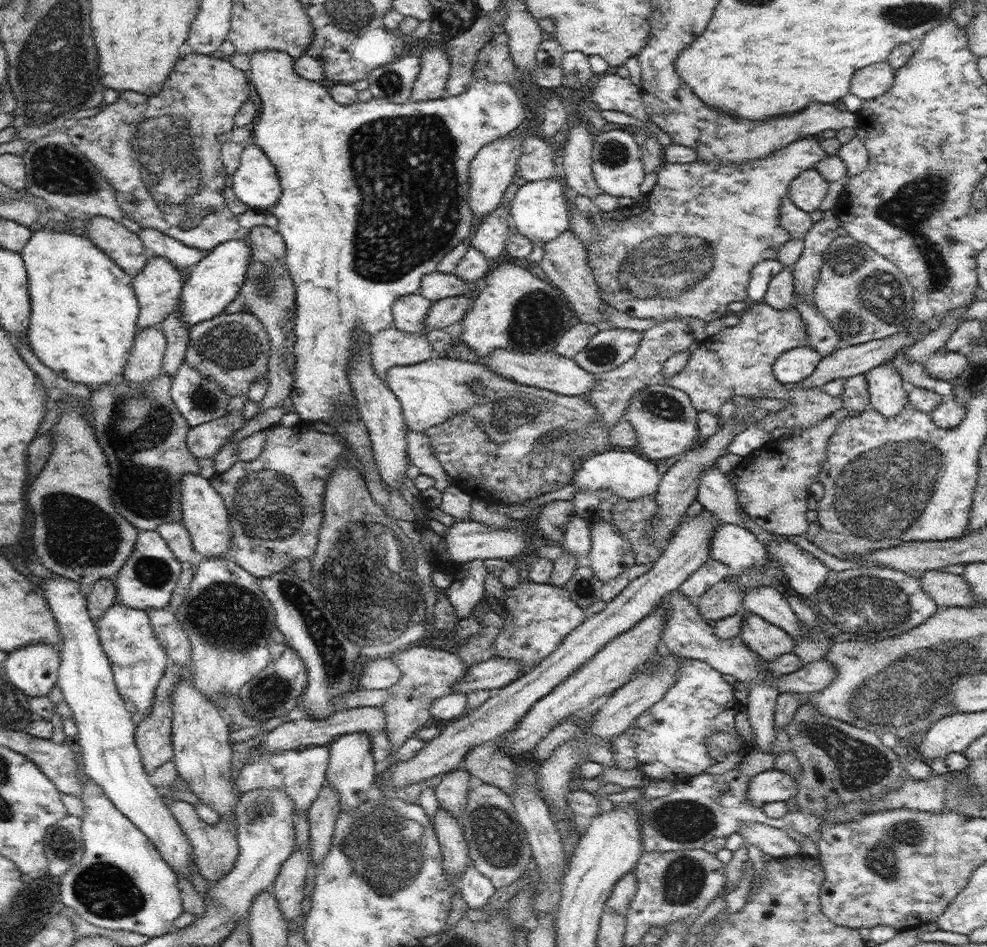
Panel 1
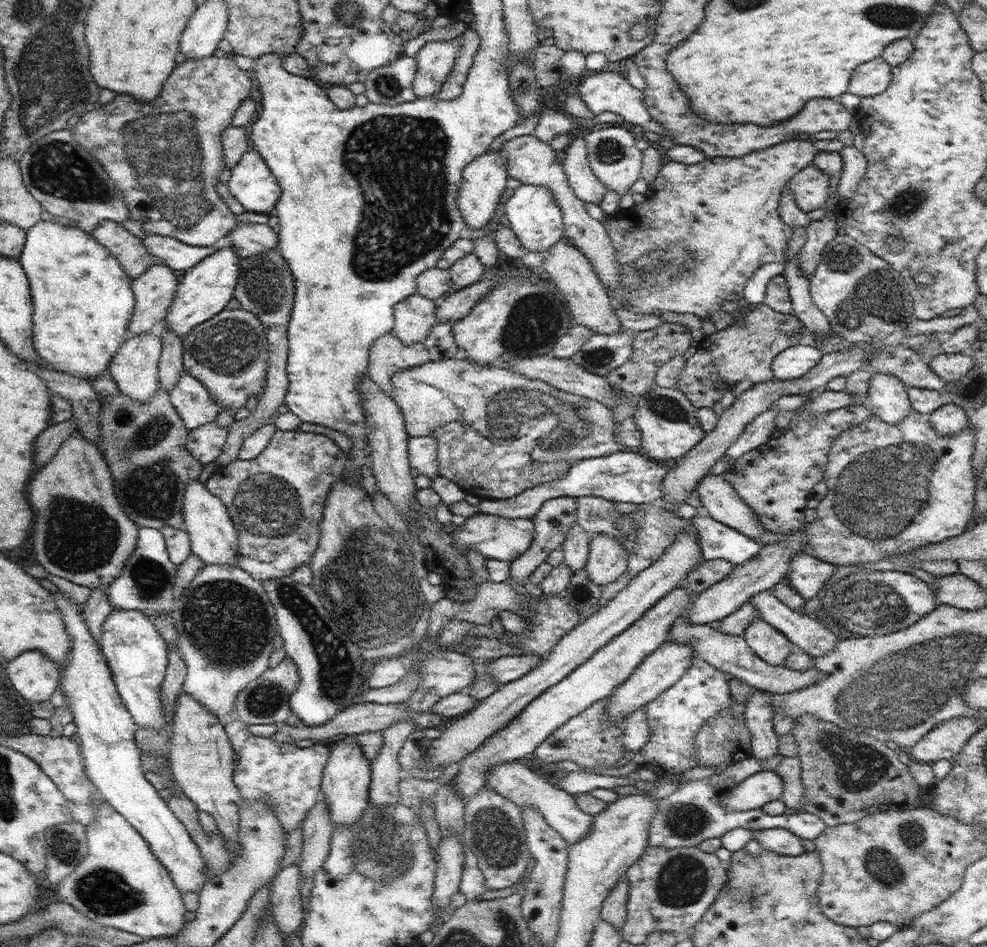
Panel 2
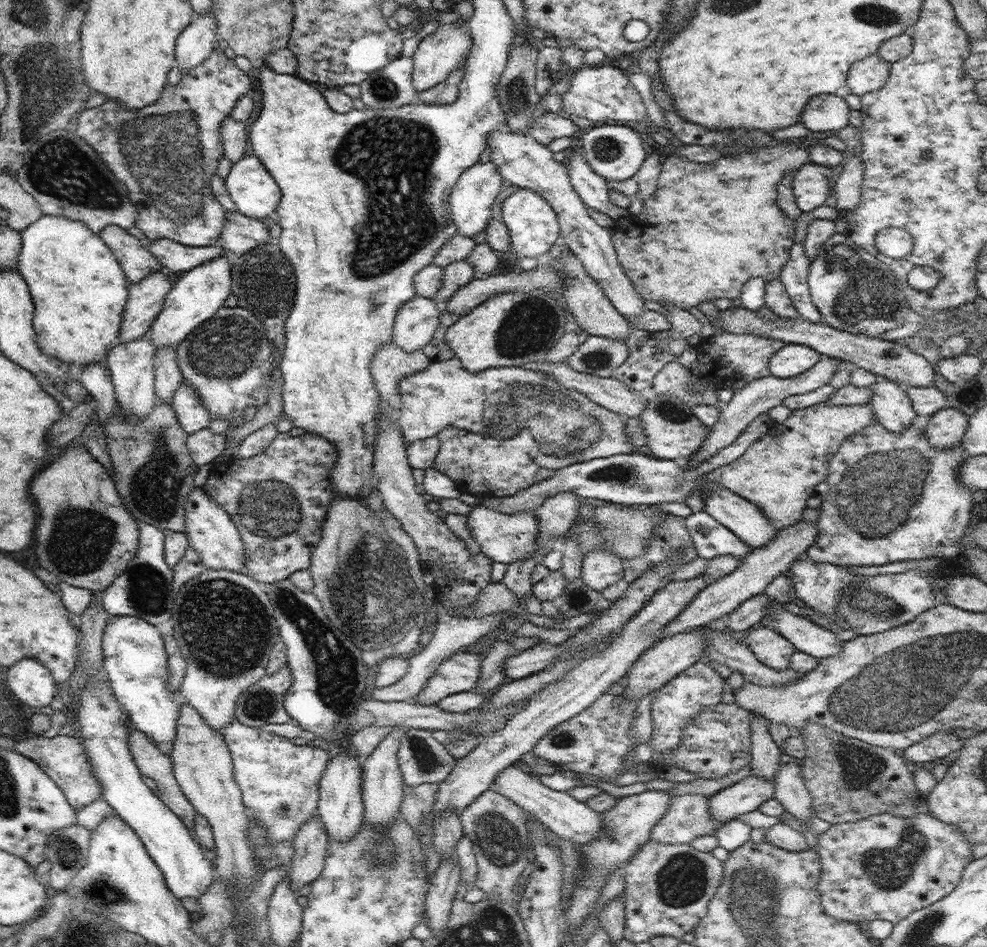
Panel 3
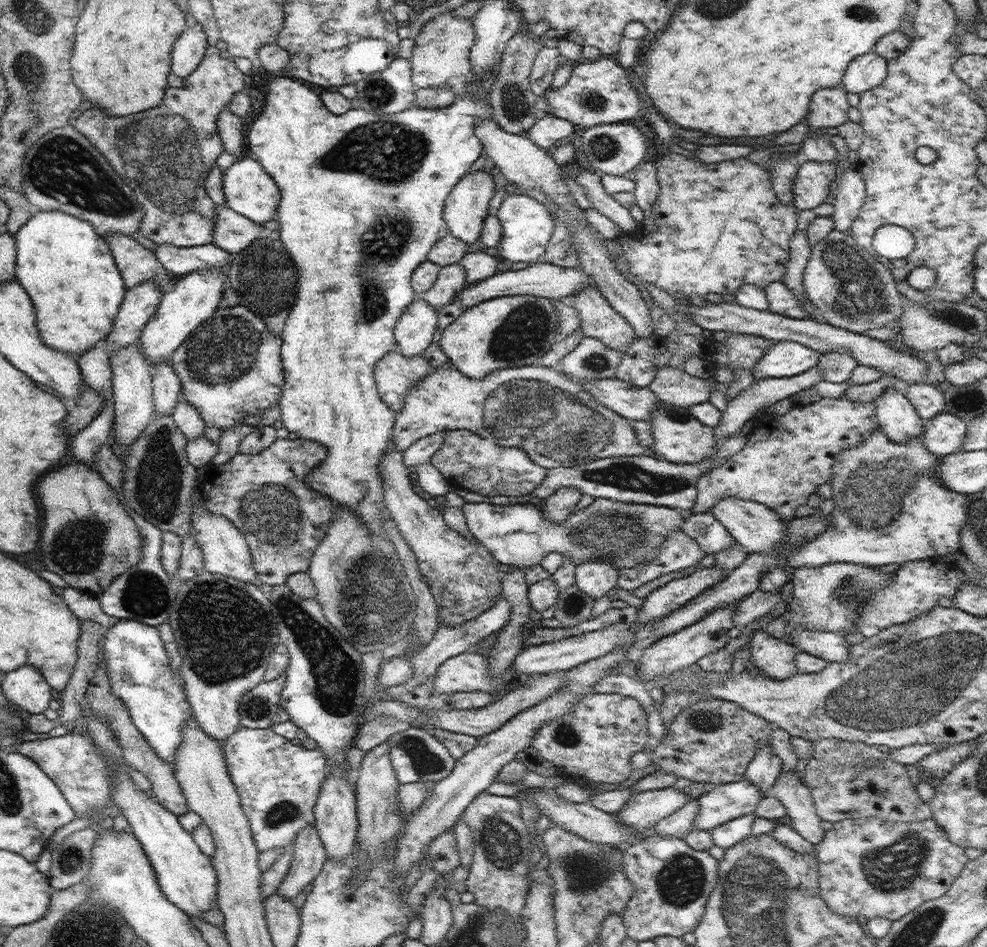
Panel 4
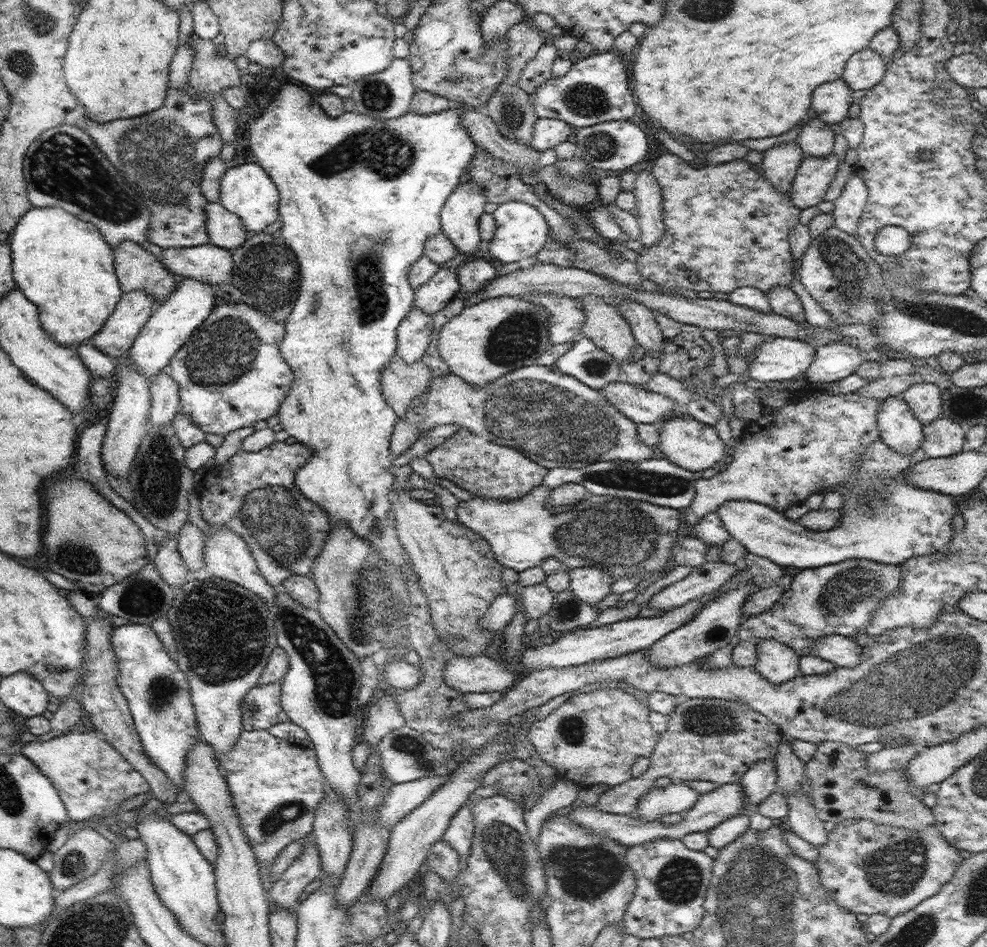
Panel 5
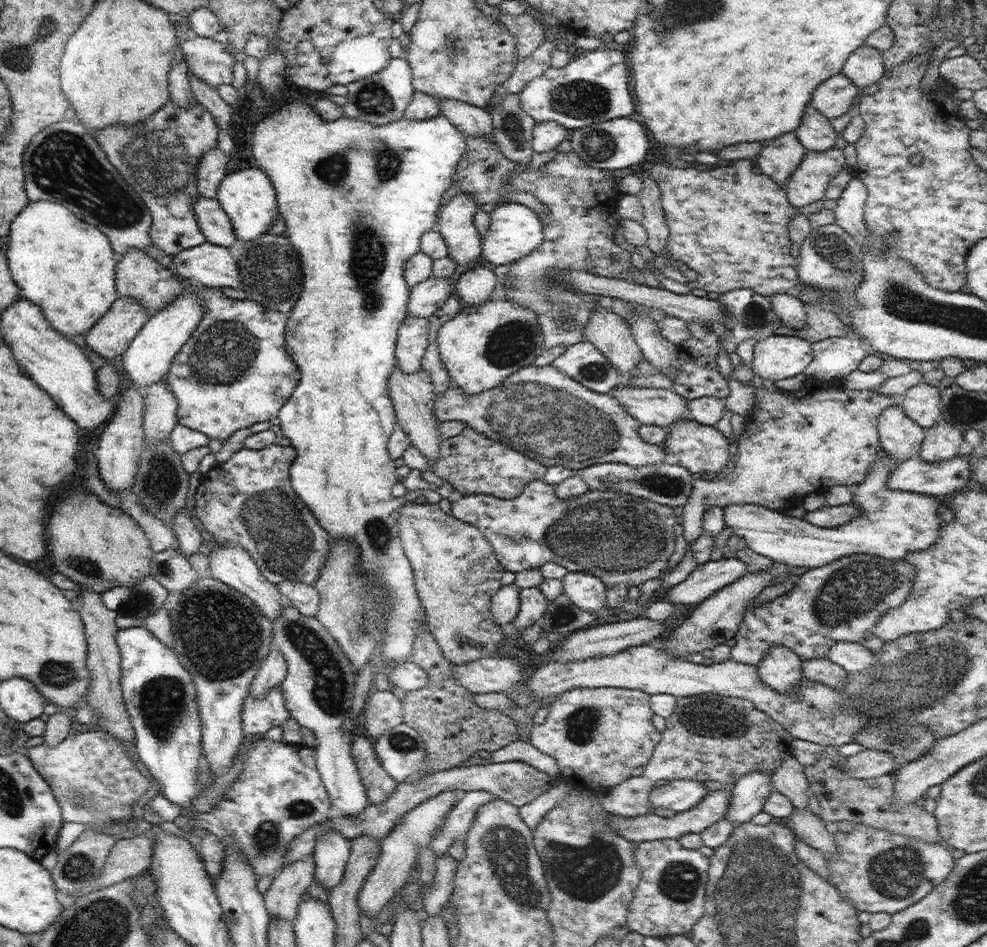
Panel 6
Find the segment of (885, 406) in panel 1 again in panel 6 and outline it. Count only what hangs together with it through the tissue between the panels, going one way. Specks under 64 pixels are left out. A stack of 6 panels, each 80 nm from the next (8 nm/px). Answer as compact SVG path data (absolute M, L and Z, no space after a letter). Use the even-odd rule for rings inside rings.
M900 403L880 413L877 429L882 448L892 460L902 463L921 451L925 428L914 422Z

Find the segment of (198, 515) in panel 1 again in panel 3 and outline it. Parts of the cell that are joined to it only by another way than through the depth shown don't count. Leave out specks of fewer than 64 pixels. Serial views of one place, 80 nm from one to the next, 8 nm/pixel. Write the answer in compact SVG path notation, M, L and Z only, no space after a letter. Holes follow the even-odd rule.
M194 487L187 496L185 504L185 527L189 546L191 546L208 569L228 569L249 574L245 567L246 553L237 526L232 522L224 507L220 507L204 487Z

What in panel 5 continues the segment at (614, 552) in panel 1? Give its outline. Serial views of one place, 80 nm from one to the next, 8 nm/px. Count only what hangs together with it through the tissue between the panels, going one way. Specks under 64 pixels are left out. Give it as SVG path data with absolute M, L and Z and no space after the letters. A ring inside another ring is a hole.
M598 567L570 569L569 577L569 588L574 594L596 608L598 603L613 590L613 578L610 573Z

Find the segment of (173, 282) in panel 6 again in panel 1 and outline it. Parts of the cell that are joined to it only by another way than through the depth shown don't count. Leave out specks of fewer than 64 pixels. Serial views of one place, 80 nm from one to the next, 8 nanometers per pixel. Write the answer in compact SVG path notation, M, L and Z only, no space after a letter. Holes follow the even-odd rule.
M94 216L82 231L96 247L106 253L124 272L135 277L146 266L150 253L144 249L139 233L132 232L120 221Z

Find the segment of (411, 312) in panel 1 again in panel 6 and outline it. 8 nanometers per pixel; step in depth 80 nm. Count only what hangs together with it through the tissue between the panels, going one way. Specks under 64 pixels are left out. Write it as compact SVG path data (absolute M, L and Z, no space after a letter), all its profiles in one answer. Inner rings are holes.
M406 318L397 332L395 357L402 372L413 373L421 367L429 340L428 318Z

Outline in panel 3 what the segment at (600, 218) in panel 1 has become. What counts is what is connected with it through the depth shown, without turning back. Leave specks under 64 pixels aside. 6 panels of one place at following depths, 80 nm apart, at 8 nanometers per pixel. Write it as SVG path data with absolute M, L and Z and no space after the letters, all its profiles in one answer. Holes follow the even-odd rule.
M790 141L776 146L758 147L753 152L742 151L741 153L726 155L721 159L702 164L692 162L676 153L666 157L662 163L657 191L646 198L646 202L643 202L644 208L642 212L638 216L631 216L628 226L620 226L620 224L616 223L610 229L618 261L623 271L629 276L633 289L638 292L644 301L655 300L661 304L671 304L672 306L677 306L678 309L688 311L698 306L698 304L710 302L714 298L739 298L742 287L747 283L747 280L754 277L764 277L767 281L778 279L784 263L788 261L790 249L794 245L794 229L796 228L796 222L786 217L786 213L777 204L778 182L786 177L787 172L795 172L804 163L810 162L809 158L809 148L800 146L799 141Z

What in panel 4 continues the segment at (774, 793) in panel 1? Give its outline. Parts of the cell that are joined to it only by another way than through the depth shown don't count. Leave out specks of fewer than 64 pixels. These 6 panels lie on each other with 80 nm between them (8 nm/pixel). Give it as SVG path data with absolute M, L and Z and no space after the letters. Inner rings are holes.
M748 779L718 784L698 797L698 815L695 828L711 832L713 828L733 818L754 813L762 792Z

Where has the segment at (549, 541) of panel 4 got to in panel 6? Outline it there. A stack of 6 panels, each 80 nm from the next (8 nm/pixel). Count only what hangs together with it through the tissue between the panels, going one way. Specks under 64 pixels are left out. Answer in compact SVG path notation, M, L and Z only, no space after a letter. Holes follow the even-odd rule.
M543 479L529 482L524 490L512 500L494 495L457 495L452 499L452 512L458 520L471 524L490 541L499 563L510 572L538 569L545 562L563 565L568 572L590 573L604 581L607 590L620 583L640 586L653 578L661 578L669 569L675 568L685 555L687 541L679 530L678 510L652 502L627 492L589 490L582 496L560 500L555 485Z

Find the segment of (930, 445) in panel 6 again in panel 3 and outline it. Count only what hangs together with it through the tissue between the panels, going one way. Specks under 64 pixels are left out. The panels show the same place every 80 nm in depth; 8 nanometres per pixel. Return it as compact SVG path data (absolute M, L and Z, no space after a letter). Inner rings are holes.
M948 407L935 412L925 428L929 443L945 449L963 442L969 418L960 410Z

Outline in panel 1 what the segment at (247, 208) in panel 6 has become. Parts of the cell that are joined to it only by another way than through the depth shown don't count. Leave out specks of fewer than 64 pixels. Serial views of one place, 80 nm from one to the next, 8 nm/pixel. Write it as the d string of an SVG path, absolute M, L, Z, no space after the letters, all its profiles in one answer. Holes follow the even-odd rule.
M254 142L245 145L233 176L233 192L249 209L264 212L282 195L276 167Z

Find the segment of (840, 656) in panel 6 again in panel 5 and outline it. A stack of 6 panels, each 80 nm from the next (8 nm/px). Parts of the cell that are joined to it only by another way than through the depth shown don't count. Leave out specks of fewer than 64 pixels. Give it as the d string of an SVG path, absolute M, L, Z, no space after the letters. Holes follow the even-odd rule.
M828 635L818 639L813 646L818 657L842 668L856 668L862 660L862 646L854 638Z

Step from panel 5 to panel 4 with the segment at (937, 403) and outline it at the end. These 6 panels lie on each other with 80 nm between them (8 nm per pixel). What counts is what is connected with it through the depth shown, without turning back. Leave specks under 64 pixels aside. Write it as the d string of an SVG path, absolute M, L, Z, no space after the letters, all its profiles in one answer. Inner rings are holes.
M929 383L911 384L905 395L923 420L934 418L937 414L944 412L946 408L944 394Z

